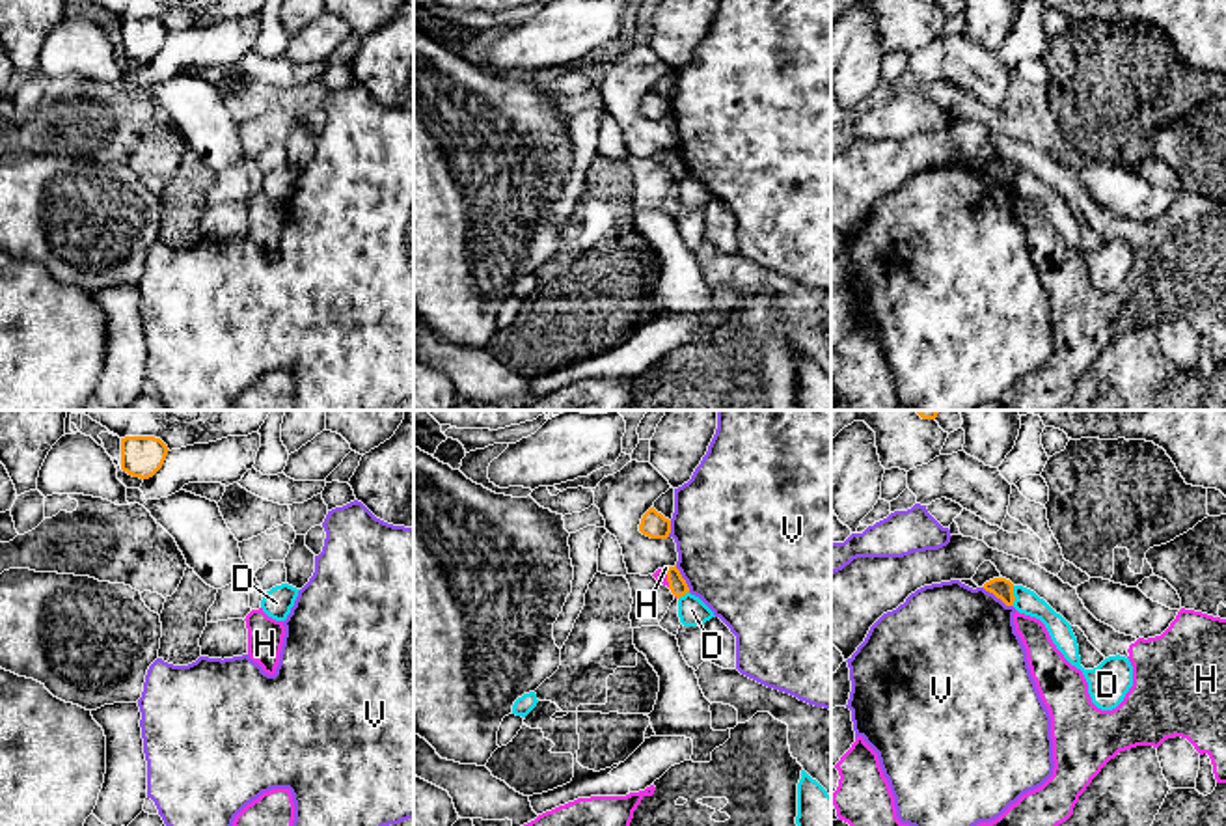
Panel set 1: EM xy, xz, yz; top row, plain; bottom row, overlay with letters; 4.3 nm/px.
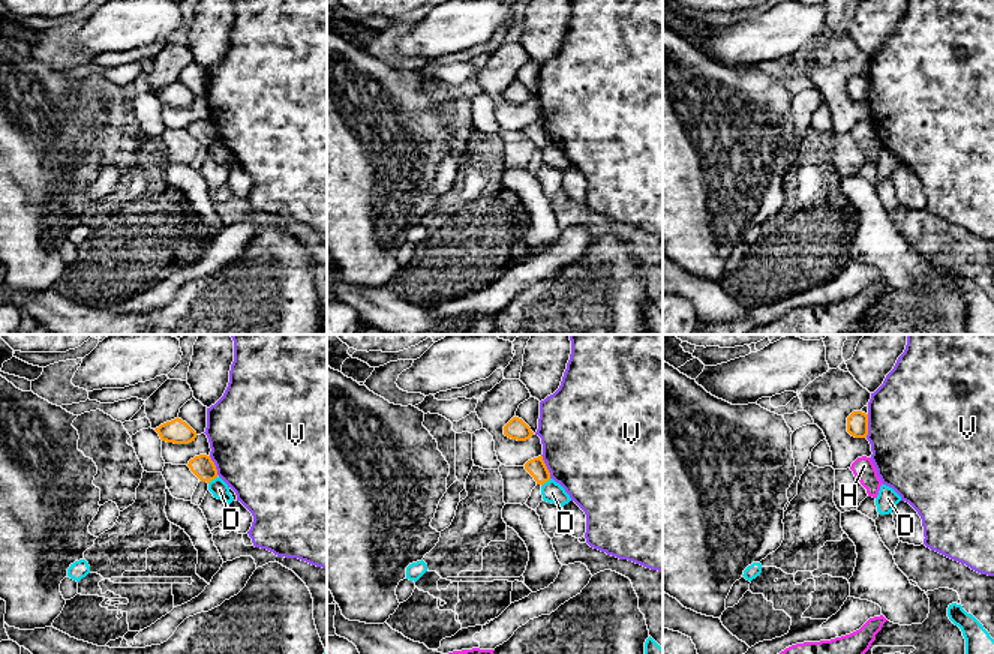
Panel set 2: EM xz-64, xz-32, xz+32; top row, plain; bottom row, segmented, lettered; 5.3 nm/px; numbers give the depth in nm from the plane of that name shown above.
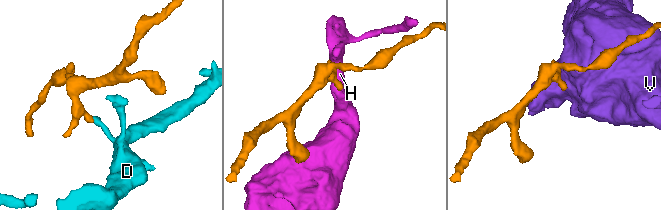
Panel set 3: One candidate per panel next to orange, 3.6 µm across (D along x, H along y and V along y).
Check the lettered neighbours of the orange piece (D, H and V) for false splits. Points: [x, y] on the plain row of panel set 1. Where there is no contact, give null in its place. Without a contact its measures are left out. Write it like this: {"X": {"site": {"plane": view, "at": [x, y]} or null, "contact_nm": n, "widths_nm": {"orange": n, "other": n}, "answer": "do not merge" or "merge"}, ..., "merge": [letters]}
{"D": {"site": {"plane": "yz", "at": [1012, 178]}, "contact_nm": 90, "widths_nm": {"orange": 90, "other": 100}, "answer": "do not merge"}, "H": {"site": {"plane": "xz", "at": [667, 159]}, "contact_nm": 90, "widths_nm": {"orange": 80, "other": 60}, "answer": "do not merge"}, "V": {"site": {"plane": "yz", "at": [997, 179]}, "contact_nm": 160, "widths_nm": {"orange": 90, "other": 480}, "answer": "do not merge"}, "merge": []}

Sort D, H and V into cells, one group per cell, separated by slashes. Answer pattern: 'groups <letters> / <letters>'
groups D / H / V

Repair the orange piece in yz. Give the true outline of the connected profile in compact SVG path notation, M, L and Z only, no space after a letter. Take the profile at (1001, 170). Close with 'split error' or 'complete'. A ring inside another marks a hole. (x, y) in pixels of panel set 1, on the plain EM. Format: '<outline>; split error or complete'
M993 160L984 166L984 172L1001 181L1006 188L1014 188L1014 166L1006 160Z; complete

